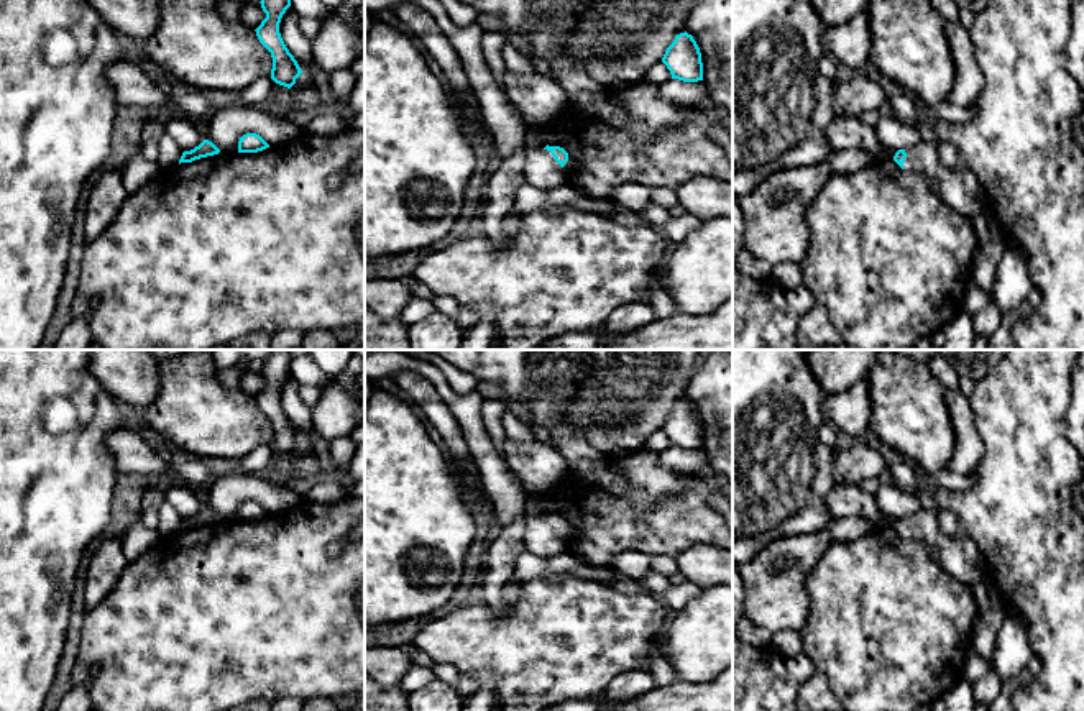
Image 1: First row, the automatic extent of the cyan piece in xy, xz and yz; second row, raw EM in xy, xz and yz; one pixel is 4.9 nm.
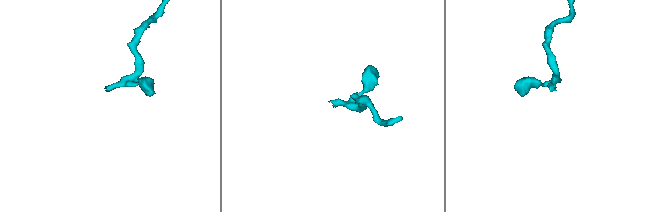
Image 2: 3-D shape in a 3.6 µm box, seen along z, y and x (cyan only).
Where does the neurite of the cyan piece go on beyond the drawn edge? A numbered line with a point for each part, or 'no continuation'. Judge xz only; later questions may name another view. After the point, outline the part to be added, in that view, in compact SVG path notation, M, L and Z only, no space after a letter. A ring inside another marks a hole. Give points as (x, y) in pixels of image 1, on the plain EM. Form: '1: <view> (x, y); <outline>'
1: xz (541, 537); M529 516L526 519L524 550L540 558L552 558L565 552L563 535L550 519Z

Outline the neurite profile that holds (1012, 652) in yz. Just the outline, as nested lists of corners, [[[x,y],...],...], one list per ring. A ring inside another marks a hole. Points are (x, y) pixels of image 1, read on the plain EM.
[[[1005,606],[1005,619],[997,634],[997,644],[989,662],[1000,681],[1012,681],[1035,657],[1027,634],[1025,619],[1010,606]]]

